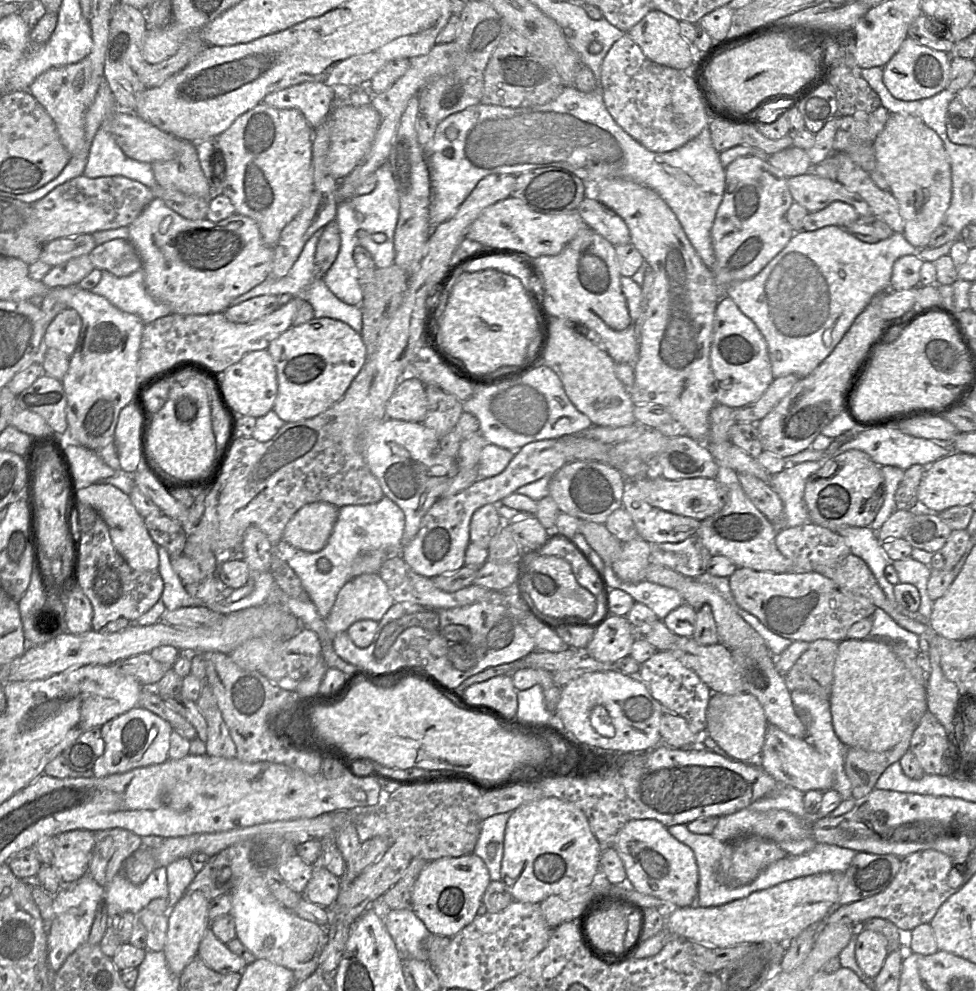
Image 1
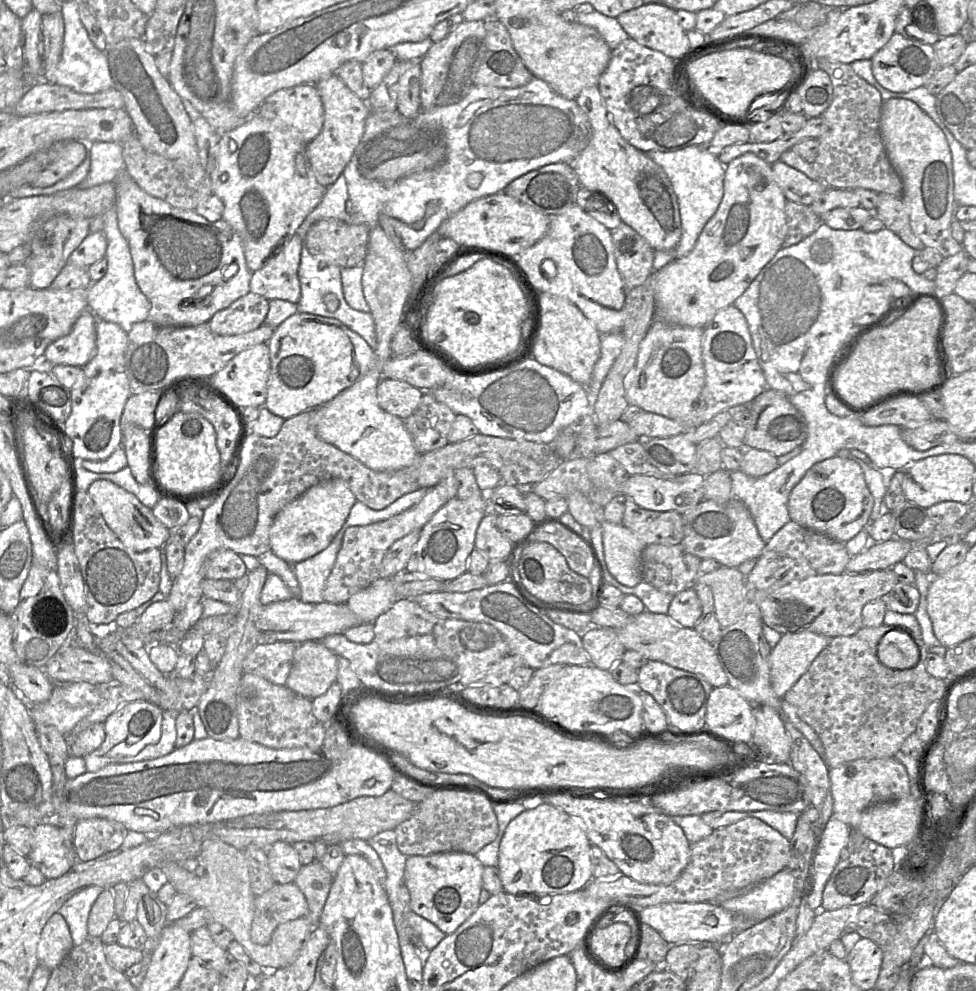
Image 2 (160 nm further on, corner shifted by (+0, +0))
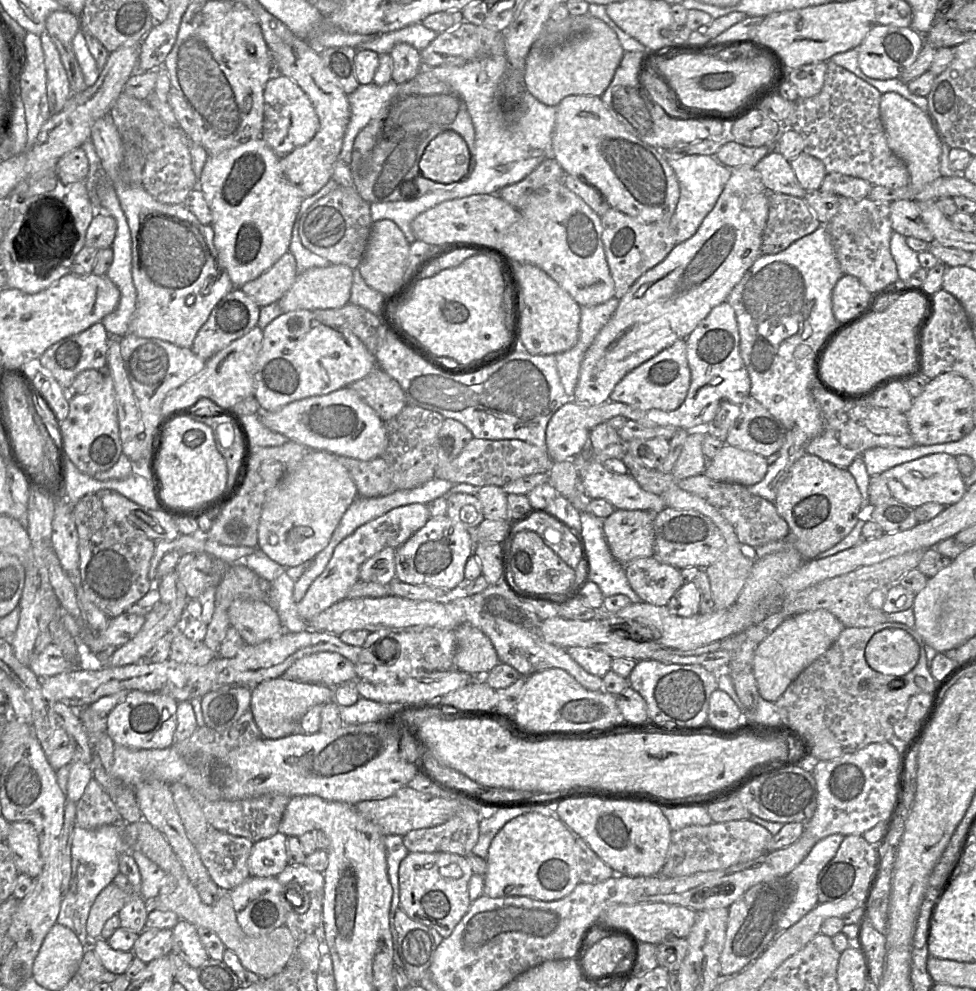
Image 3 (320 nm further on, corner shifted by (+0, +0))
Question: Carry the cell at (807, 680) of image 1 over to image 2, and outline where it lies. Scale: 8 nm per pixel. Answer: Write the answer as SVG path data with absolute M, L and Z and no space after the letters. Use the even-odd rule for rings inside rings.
M881 624L878 627L862 627L853 635L837 636L831 638L828 645L820 652L820 654L812 662L808 670L793 685L793 687L785 694L784 700L792 704L798 716L811 726L820 737L824 749L824 761L830 769L840 767L857 759L882 759L893 758L895 754L901 750L903 742L914 732L918 722L927 709L934 701L938 701L944 690L945 679L939 679L930 675L926 670L926 657L928 654L927 646L923 639L914 639L912 635L901 627Z

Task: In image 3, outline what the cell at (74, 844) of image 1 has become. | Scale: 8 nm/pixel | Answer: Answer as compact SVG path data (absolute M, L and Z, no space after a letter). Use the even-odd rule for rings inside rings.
M12 822L5 843L12 852L18 872L37 878L42 871L43 860L34 826L29 822Z

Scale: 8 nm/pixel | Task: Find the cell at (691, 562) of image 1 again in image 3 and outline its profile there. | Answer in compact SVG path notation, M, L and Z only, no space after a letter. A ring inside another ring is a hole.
M656 556L635 558L625 565L625 574L631 588L642 601L667 606L670 598L684 584L681 569L660 561Z

